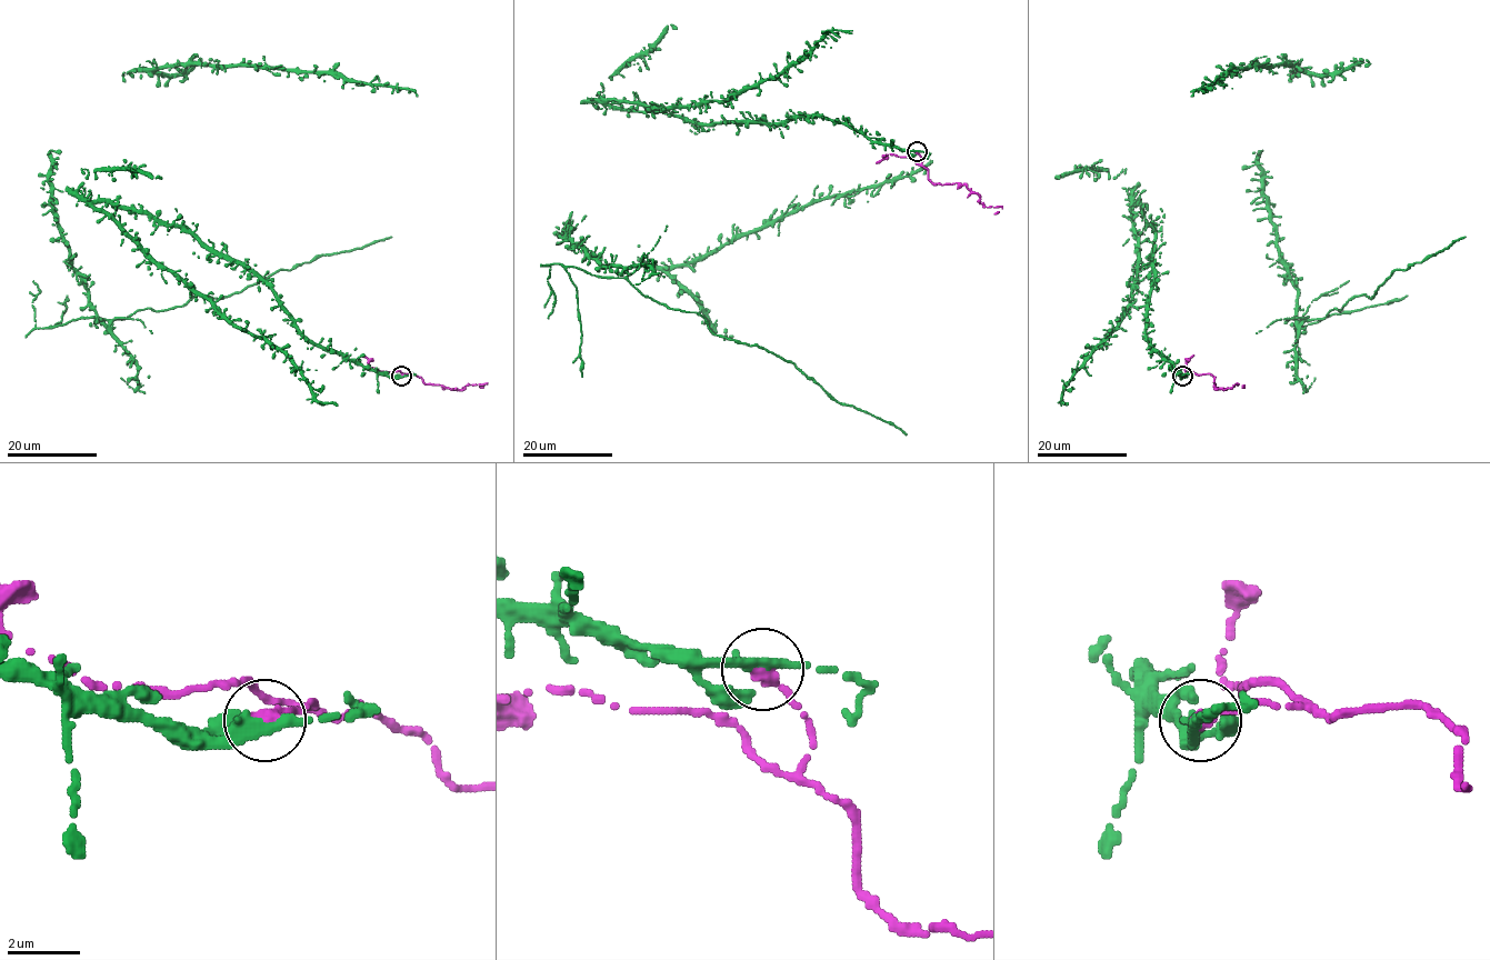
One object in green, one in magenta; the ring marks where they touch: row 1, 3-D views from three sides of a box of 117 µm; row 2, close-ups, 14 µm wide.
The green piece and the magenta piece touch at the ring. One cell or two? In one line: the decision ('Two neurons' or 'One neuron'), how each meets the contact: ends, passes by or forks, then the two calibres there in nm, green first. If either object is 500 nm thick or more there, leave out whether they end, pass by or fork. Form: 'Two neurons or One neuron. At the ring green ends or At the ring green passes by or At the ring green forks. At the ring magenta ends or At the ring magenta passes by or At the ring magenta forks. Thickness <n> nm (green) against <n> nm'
Two neurons. At the ring green passes by. At the ring magenta ends. Thickness 320 nm (green) against 400 nm

